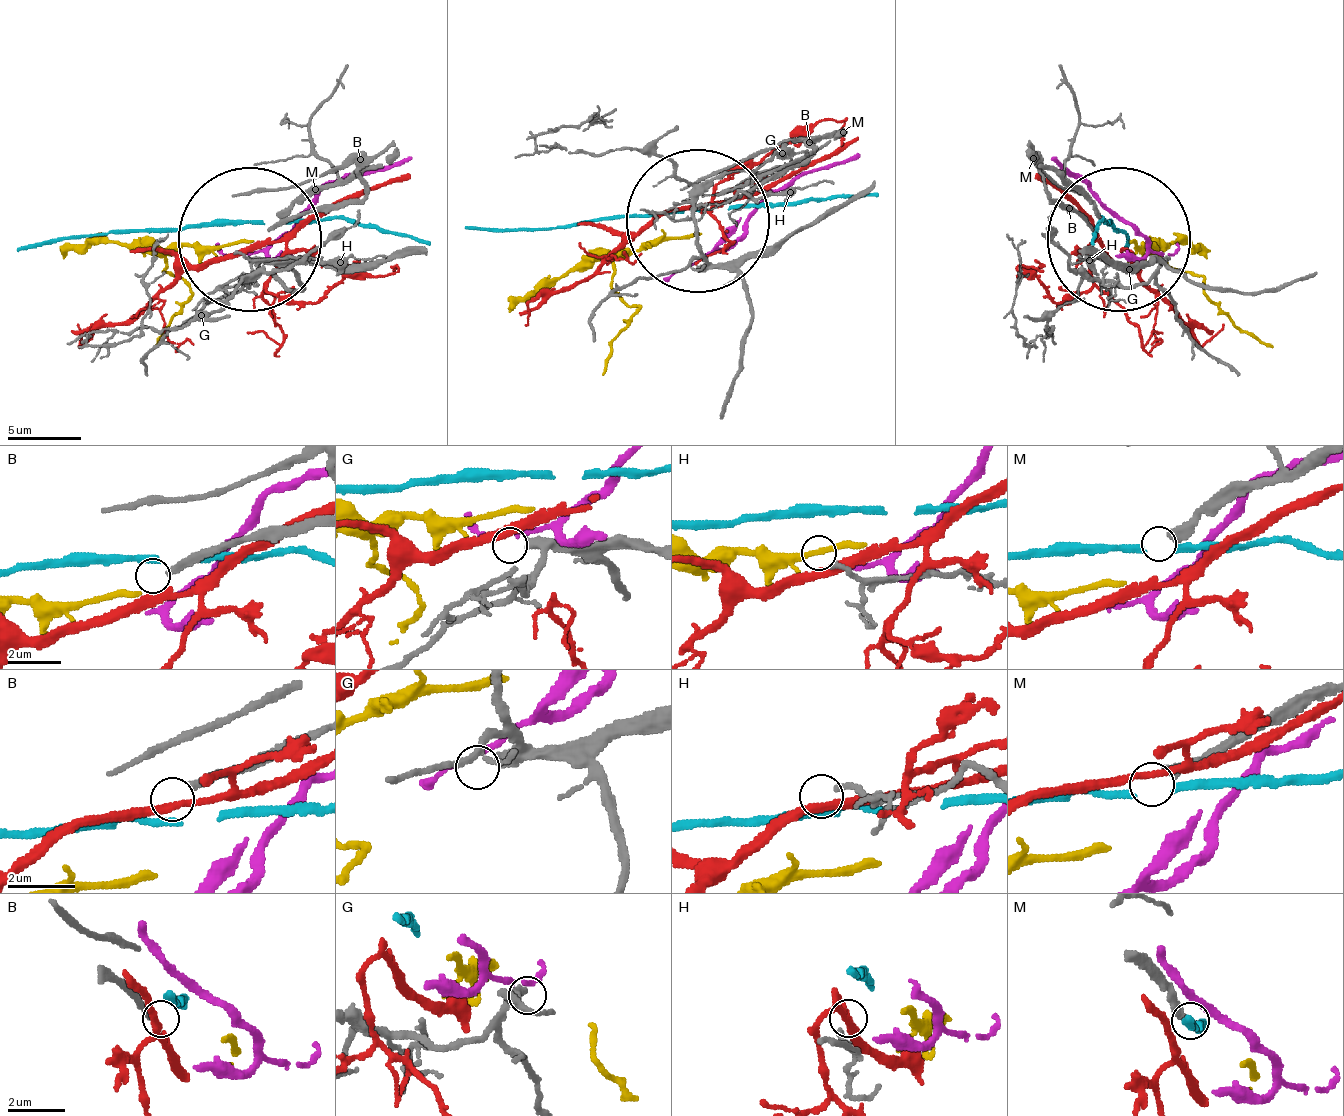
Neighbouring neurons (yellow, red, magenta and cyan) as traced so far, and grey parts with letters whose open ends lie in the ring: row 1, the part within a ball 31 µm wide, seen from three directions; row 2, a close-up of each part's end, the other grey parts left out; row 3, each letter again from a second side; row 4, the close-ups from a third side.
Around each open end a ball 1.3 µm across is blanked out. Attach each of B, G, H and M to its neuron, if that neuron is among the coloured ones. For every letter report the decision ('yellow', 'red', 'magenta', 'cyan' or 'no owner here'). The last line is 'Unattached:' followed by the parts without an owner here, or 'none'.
B: no owner here
G: no owner here
H: no owner here
M: no owner here
Unattached: B, G, H, M

